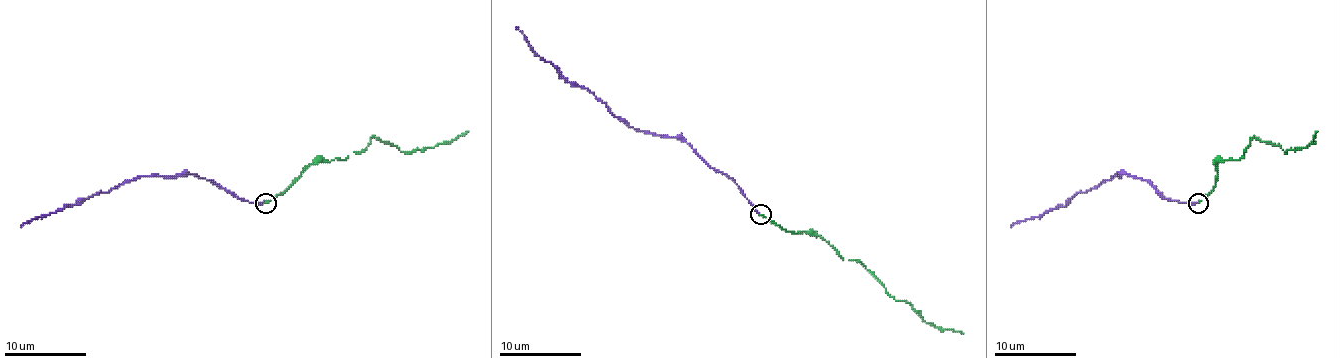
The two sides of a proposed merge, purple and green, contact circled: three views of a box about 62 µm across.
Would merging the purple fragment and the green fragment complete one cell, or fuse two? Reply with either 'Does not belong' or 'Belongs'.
Belongs

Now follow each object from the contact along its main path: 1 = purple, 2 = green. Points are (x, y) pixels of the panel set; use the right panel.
1: (1199, 202), (1168, 200), (1146, 180), (1125, 174), (1074, 194), (1064, 207), (1017, 221), (1011, 227)
2: (1199, 202), (1215, 184), (1217, 164), (1229, 158), (1240, 160), (1254, 137), (1284, 151), (1307, 147), (1317, 131)

